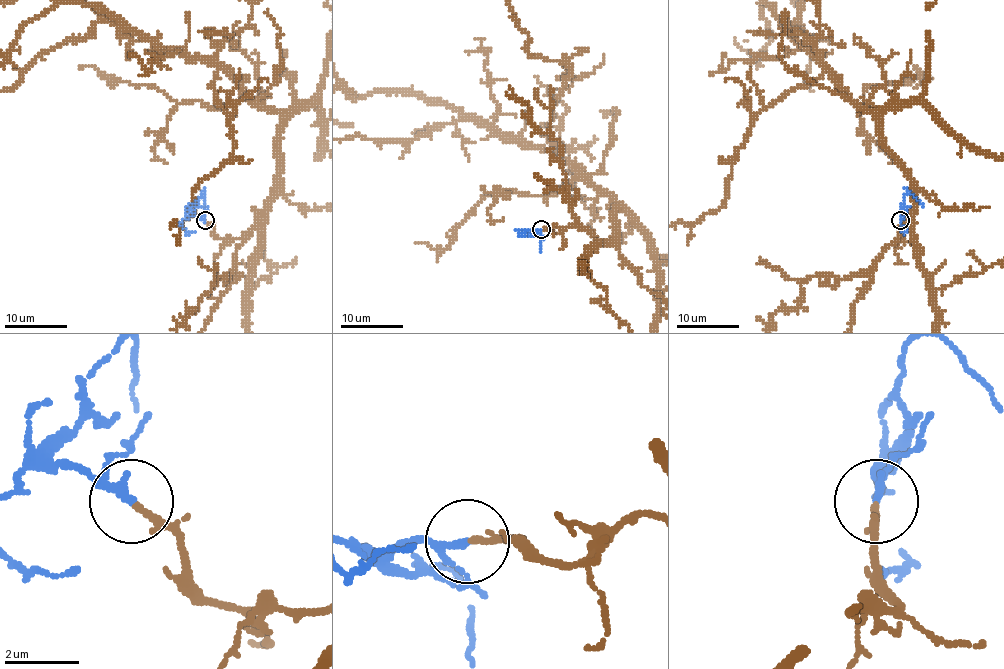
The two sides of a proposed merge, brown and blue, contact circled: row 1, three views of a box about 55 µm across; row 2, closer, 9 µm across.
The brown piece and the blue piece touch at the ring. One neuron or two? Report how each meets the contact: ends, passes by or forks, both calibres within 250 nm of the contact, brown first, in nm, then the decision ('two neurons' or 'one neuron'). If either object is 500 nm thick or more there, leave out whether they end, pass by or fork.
brown ends; blue passes by; calibres 190 and 150 nm; one neuron

